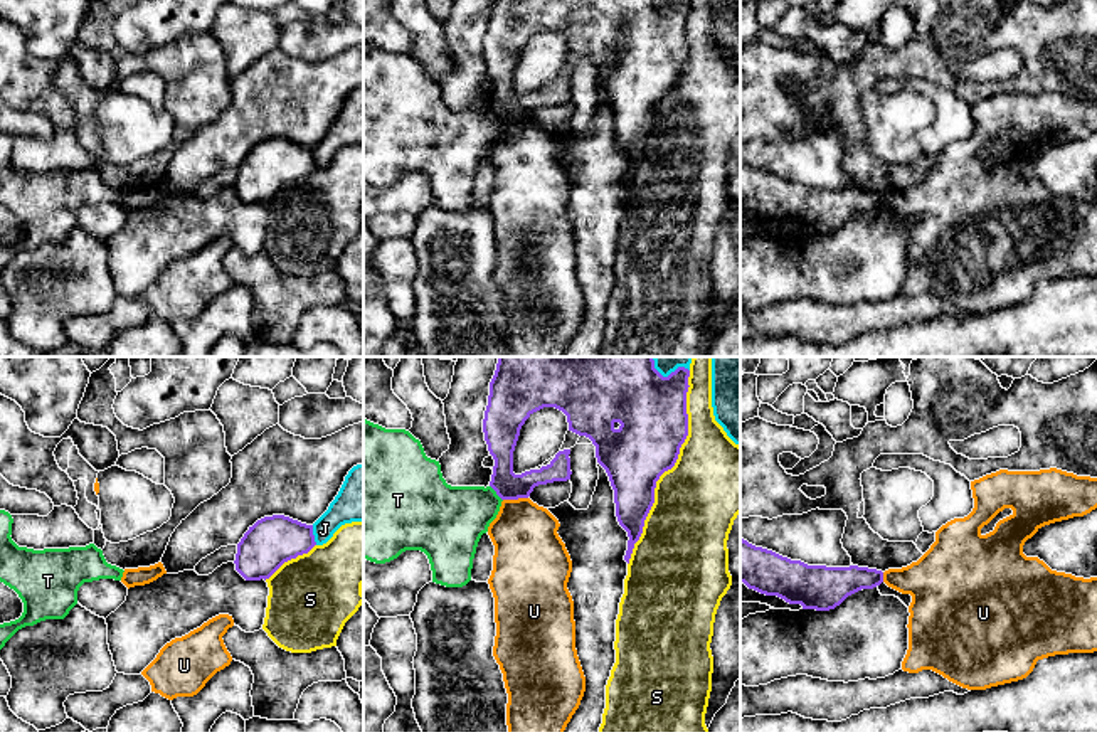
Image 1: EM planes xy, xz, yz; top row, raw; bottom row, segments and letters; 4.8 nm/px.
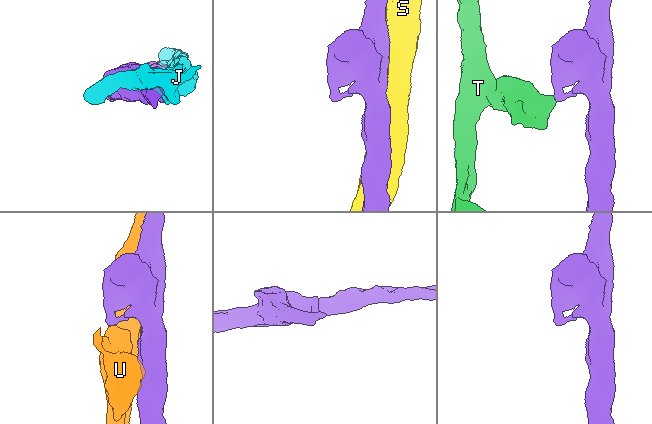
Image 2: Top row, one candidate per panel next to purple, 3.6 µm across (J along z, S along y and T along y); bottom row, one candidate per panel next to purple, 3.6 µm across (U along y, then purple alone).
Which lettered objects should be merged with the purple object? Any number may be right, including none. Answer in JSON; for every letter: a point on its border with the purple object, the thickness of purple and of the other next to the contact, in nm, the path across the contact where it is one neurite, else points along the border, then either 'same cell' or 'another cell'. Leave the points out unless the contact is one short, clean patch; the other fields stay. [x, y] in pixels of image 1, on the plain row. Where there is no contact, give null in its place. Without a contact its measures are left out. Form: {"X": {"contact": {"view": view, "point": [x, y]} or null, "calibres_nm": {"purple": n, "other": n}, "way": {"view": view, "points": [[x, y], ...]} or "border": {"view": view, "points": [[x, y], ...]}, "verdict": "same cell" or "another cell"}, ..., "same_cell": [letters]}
{"J": {"contact": {"view": "xy", "point": [313, 159]}, "calibres_nm": {"purple": 240, "other": 180}, "verdict": "another cell"}, "S": {"contact": {"view": "xz", "point": [667, 93]}, "calibres_nm": {"purple": 320, "other": 400}, "verdict": "another cell"}, "T": {"contact": {"view": "xz", "point": [497, 116]}, "calibres_nm": {"purple": 140, "other": 320}, "border": {"view": "xz", "points": [[490, 108], [502, 123]]}, "verdict": "another cell"}, "U": {"contact": {"view": "xz", "point": [515, 122]}, "calibres_nm": {"purple": 130, "other": 320}, "verdict": "another cell"}, "same_cell": []}

